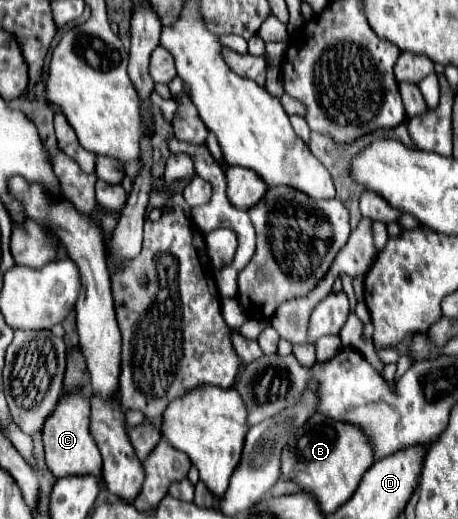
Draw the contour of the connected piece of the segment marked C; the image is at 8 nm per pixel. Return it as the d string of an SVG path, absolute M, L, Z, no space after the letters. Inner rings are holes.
M79 389L65 391L63 397L59 397L55 411L45 421L45 427L41 431L43 445L45 445L45 461L55 477L61 479L67 475L85 475L85 473L99 475L101 473L101 453L89 431L89 423L91 423L89 397Z

